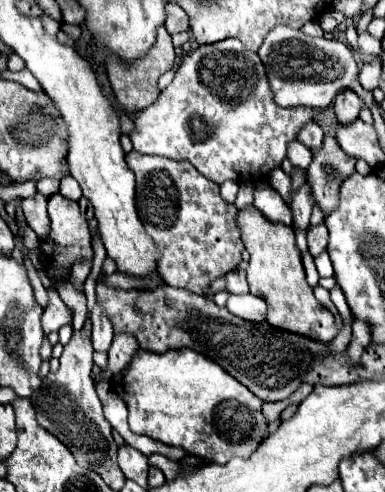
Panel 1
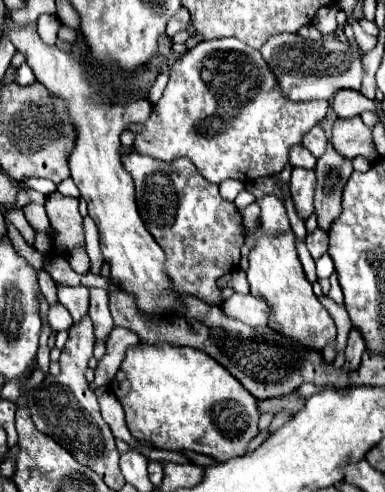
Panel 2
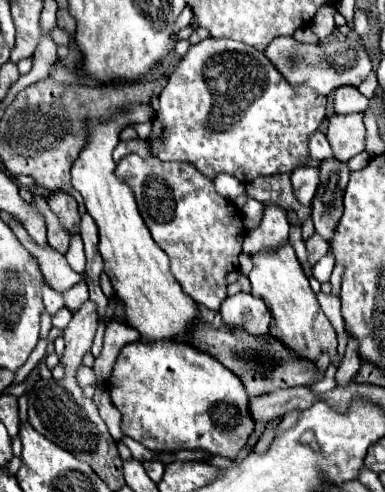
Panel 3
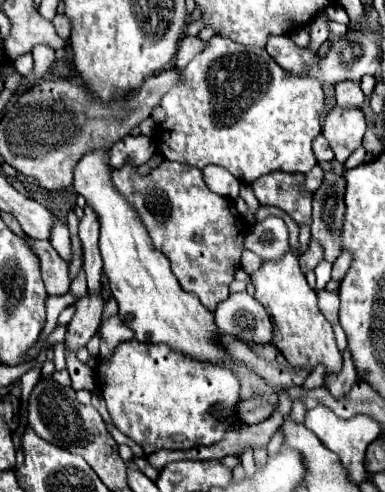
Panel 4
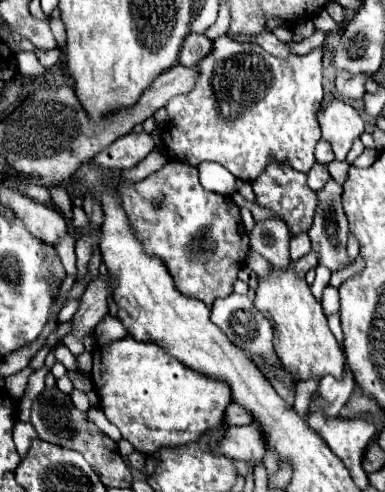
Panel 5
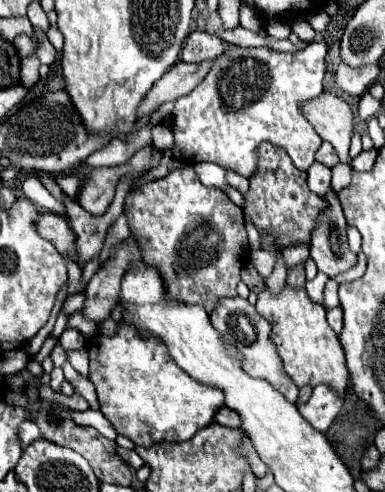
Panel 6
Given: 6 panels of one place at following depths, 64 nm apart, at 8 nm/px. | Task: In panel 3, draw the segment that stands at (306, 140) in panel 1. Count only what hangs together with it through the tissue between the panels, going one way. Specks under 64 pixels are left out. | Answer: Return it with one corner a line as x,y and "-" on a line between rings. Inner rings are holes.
316,130
310,138
308,138
308,148
310,148
310,156
314,160
326,160
332,156
332,148
324,136
324,132

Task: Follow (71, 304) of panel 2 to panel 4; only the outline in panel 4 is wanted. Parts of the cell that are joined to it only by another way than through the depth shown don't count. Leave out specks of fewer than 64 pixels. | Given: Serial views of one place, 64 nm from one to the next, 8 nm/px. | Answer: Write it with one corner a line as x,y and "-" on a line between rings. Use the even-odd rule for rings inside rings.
80,270
78,276
72,280
70,292
72,292
72,296
74,296
76,300
80,300
80,298
84,298
84,296
88,294
88,288
86,288
86,274
84,274
82,270

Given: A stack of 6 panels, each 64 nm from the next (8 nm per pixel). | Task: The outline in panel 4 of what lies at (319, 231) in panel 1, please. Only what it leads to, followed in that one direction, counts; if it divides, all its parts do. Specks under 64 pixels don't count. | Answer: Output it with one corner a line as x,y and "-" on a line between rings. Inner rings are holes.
310,240
308,250
300,256
300,268
302,268
304,272
310,272
310,270
316,268
316,264
318,264
322,258
324,258
324,250
320,248
320,244
318,244
316,240

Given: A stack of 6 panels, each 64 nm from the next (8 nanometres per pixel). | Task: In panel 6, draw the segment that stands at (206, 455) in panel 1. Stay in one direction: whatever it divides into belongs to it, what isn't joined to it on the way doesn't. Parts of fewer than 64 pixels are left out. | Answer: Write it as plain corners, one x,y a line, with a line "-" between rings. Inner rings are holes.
120,324
116,336
94,336
88,342
90,354
90,380
96,386
98,402
102,414
112,422
118,434
130,438
136,446
150,448
158,442
182,442
190,440
196,430
202,430
210,422
214,422
216,412
224,406
224,394
220,390
210,388
208,384
200,384
192,380
170,356
164,344
158,338
142,338
132,326

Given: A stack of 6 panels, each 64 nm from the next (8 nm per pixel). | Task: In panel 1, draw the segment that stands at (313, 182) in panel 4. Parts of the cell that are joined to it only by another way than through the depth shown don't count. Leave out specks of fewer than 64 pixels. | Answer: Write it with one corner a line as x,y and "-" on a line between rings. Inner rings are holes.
308,180
294,194
290,208
292,208
292,214
294,214
294,228
308,230
308,226
310,226
310,214
312,214
312,200
310,200
310,184
308,184

